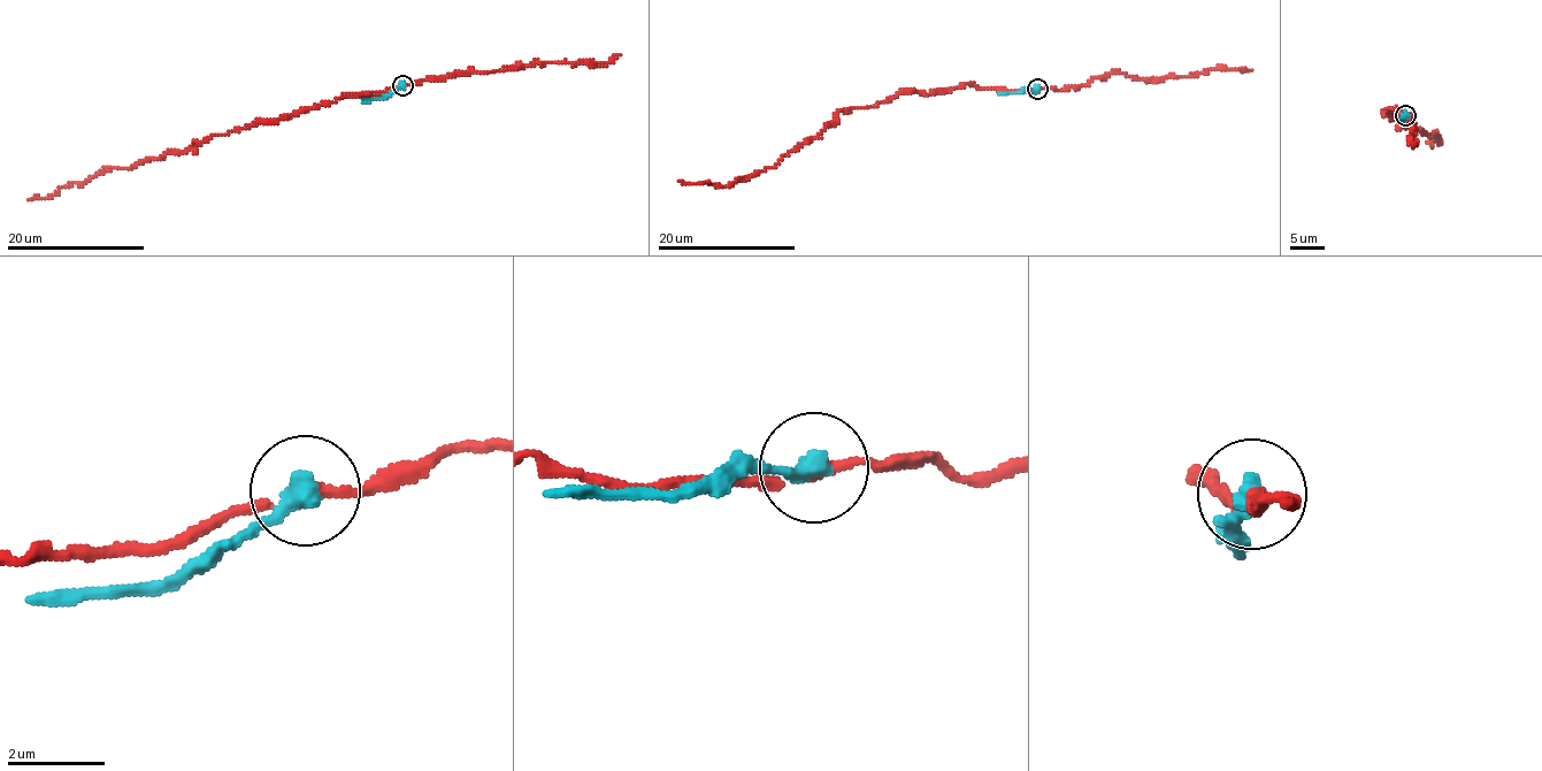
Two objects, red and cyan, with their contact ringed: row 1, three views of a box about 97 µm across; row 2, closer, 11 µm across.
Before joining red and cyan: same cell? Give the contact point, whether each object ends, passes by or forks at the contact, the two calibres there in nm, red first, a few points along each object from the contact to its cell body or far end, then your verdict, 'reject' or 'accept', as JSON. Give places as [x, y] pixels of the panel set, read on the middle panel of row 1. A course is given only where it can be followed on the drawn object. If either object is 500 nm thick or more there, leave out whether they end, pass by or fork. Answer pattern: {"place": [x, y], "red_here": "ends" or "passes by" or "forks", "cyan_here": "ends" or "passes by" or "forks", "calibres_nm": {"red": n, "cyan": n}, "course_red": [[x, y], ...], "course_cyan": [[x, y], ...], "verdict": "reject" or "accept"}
{"place": [1037, 89], "red_here": "passes by", "cyan_here": "ends", "calibres_nm": {"red": 170, "cyan": 440}, "course_red": [[1037, 90], [966, 84], [927, 94], [899, 90], [875, 106], [839, 111], [776, 165], [731, 185], [680, 180]], "course_cyan": [[1037, 90], [999, 92]], "verdict": "reject"}

